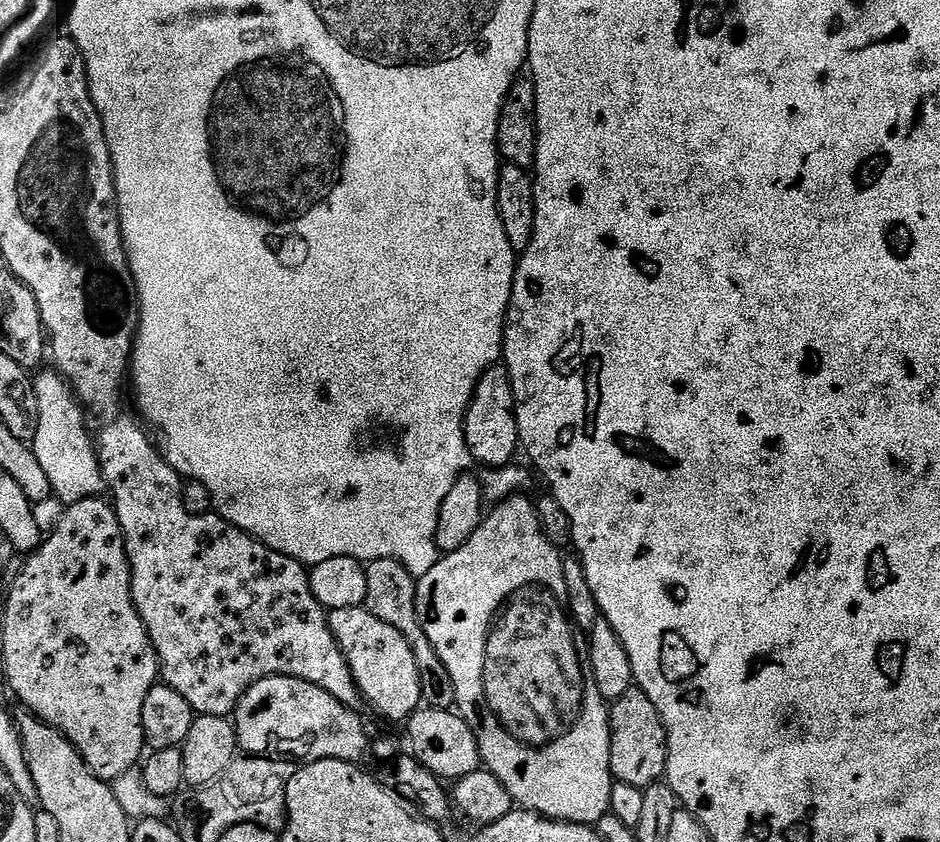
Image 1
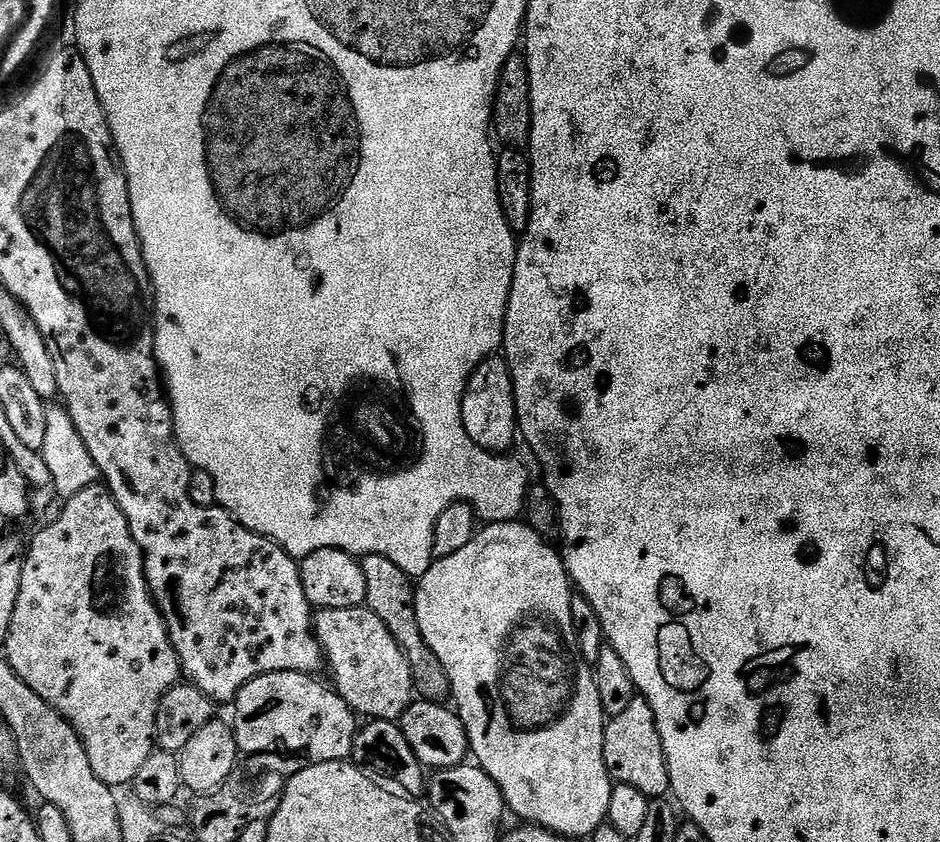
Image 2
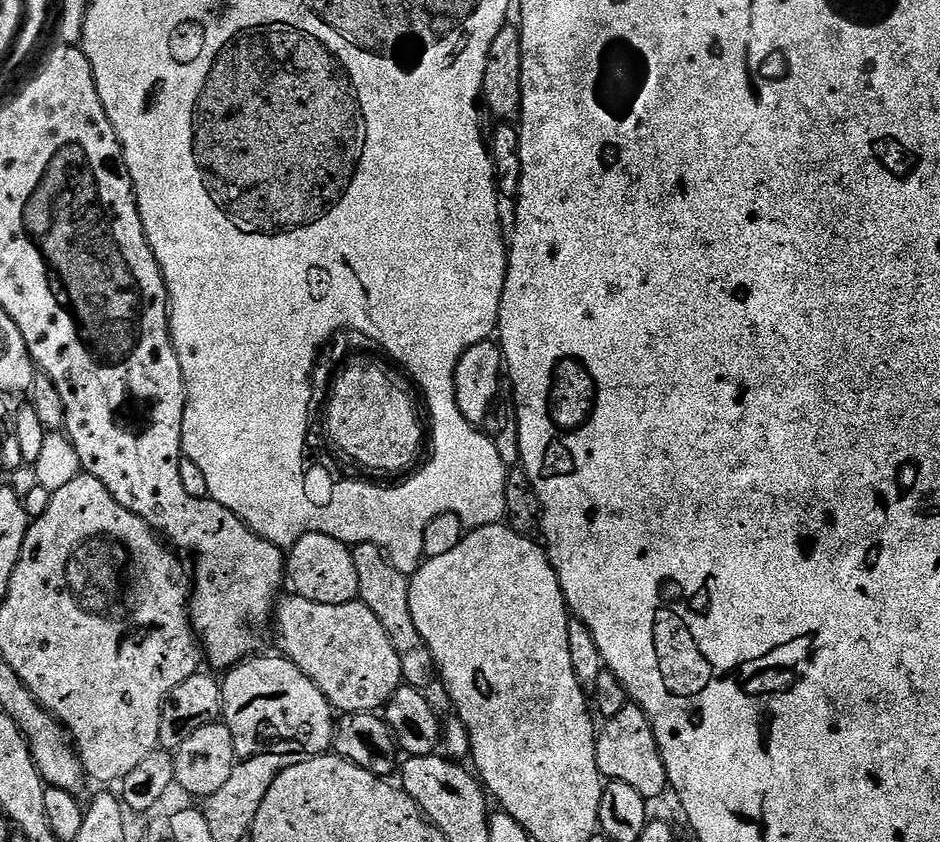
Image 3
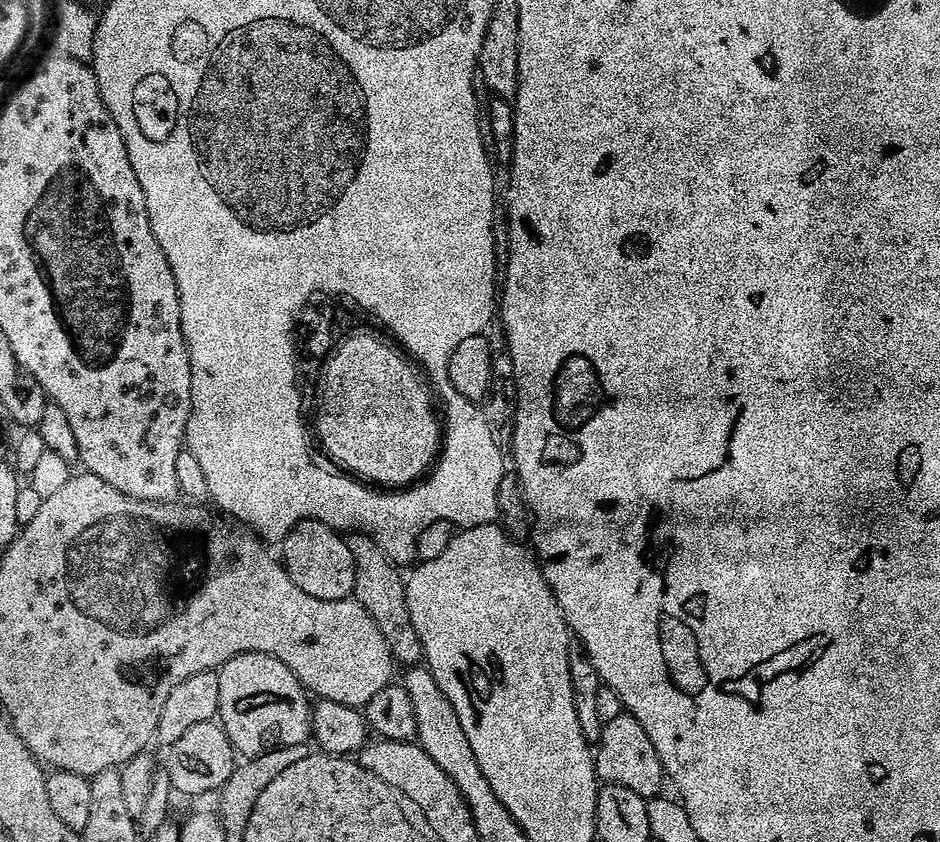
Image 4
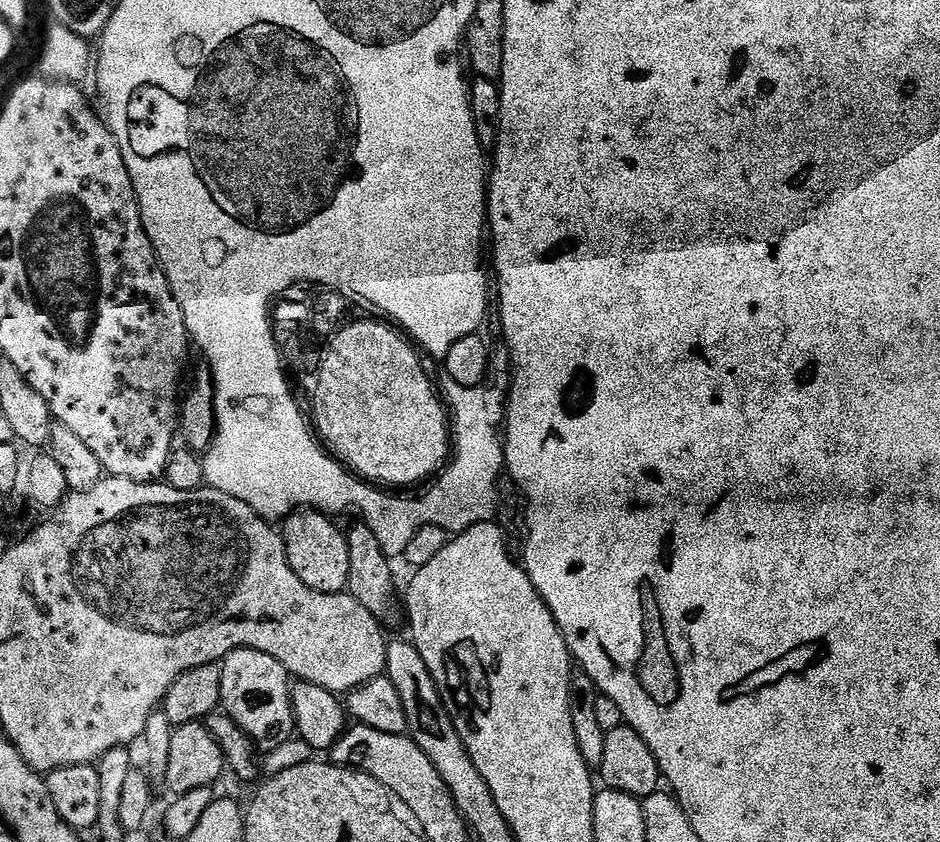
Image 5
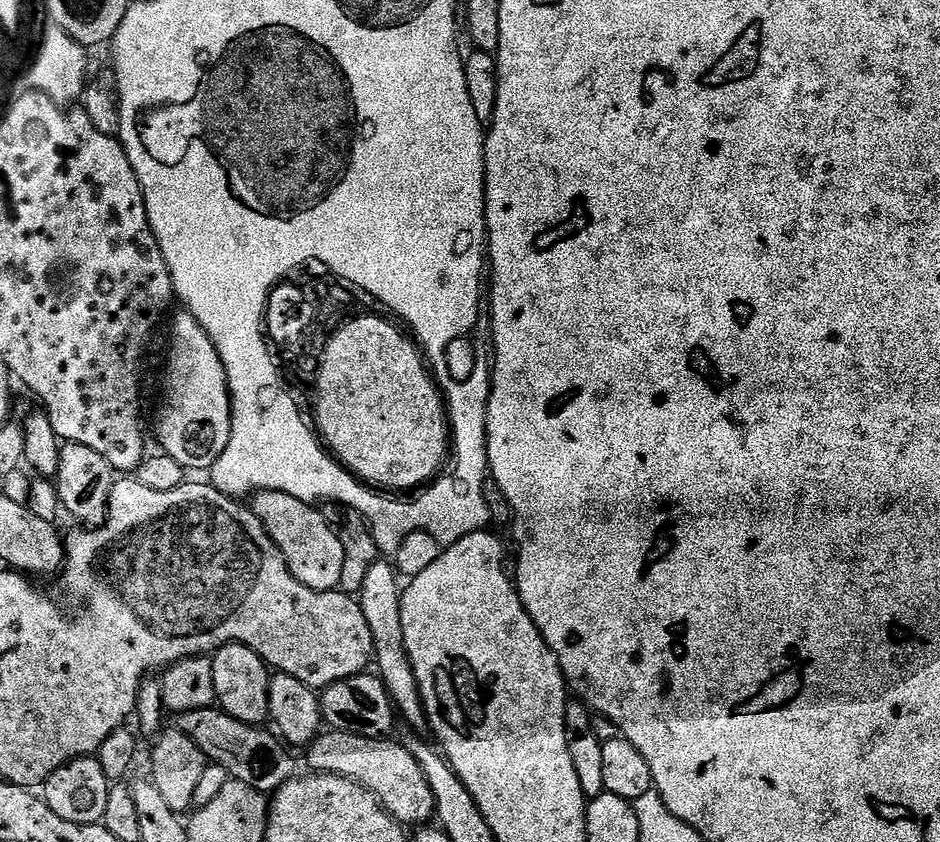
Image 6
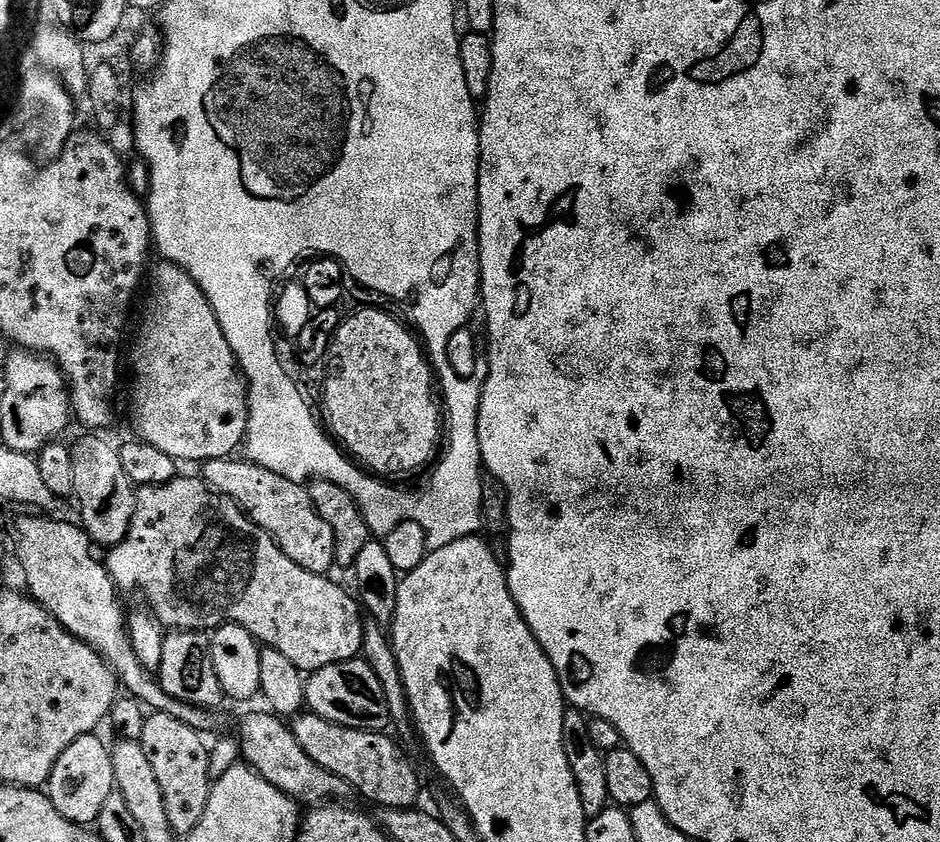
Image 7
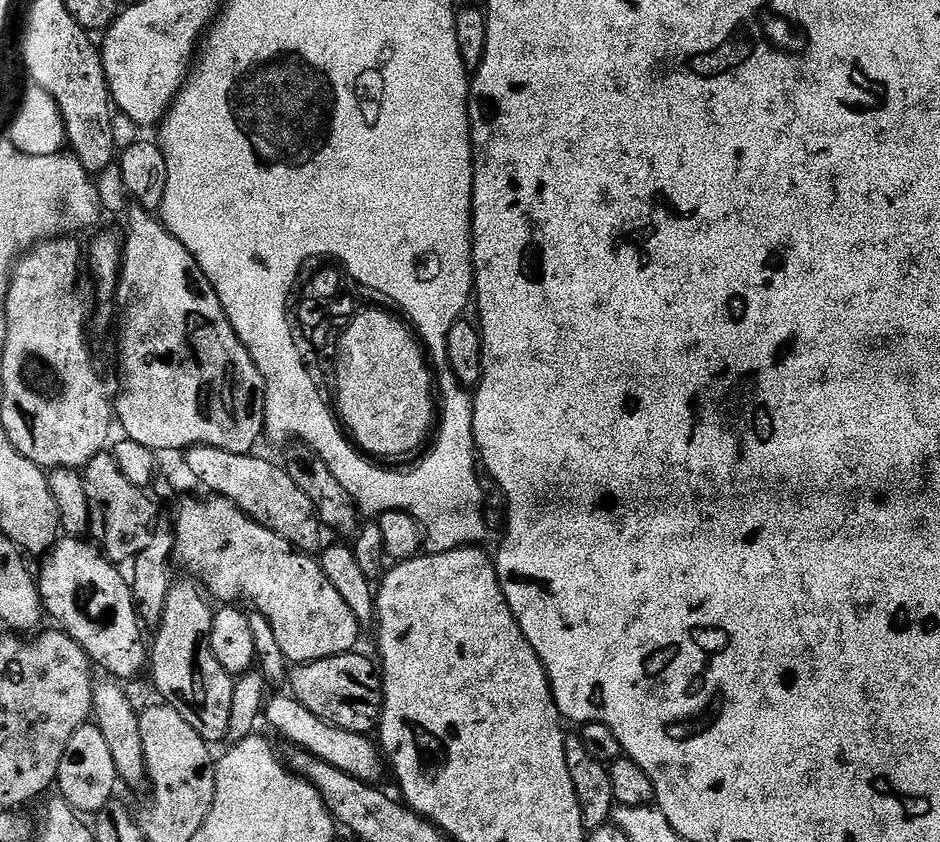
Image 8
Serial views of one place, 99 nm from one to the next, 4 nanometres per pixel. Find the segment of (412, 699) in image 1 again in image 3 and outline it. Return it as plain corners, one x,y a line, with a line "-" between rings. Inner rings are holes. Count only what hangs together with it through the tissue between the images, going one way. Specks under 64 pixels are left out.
295,594
289,596
289,600
287,597
279,605
274,617
275,631
280,631
279,651
287,659
294,661
298,670
302,670
302,674
306,674
306,678
310,678
314,686
318,686
318,690
322,690
337,713
376,712
383,709
390,697
401,688
404,675
398,662
398,654
386,630
382,630
382,622
374,618
374,610
360,603
359,599
345,604
323,604
310,602

